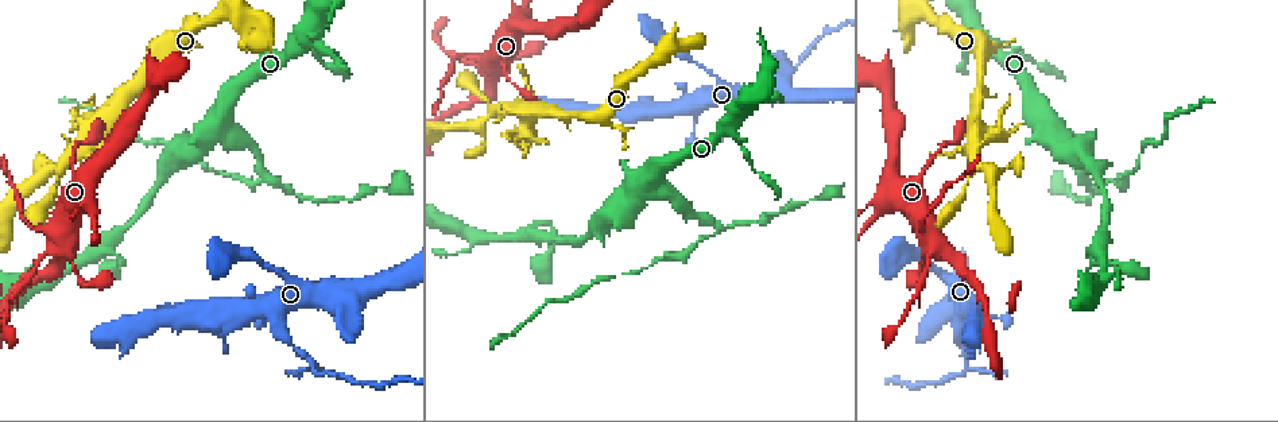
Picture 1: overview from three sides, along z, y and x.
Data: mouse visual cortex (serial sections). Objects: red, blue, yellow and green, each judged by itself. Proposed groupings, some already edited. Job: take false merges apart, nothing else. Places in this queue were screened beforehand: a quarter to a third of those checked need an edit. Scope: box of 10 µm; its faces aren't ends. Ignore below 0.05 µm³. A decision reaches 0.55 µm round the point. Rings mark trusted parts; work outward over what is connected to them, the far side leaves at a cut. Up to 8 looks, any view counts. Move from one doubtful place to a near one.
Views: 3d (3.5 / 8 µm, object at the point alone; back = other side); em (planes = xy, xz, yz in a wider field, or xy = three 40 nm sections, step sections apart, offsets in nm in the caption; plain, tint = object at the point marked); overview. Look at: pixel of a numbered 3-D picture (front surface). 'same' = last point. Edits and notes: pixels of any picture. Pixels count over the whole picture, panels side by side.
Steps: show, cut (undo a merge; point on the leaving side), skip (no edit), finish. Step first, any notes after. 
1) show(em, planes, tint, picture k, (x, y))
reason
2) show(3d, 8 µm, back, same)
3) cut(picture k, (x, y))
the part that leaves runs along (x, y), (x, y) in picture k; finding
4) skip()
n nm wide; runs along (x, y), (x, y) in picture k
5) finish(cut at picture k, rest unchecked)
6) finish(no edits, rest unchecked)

show(3d, 3.5 µm, picture 1, (918, 274))
narrows sharply

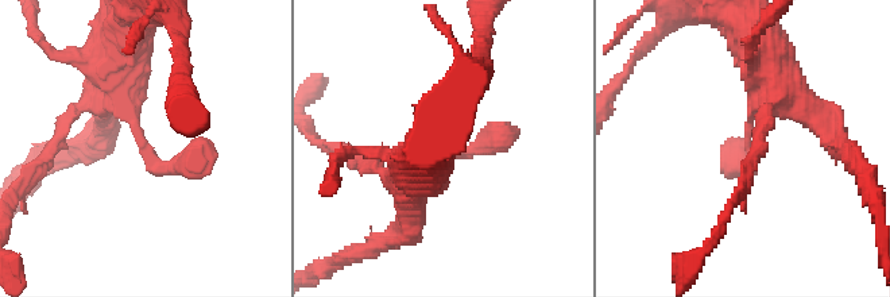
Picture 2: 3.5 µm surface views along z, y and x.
show(em, xy, step 2, tint, picture 2, (143, 146))
need the tissue

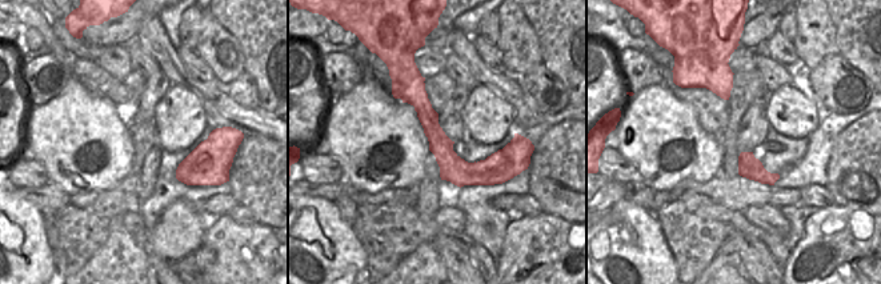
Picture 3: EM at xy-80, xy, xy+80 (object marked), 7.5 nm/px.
skip()
200 nm wide; runs along (395, 86), (463, 170), (507, 151) in picture 3; one cell here

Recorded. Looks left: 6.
show(3d, 3.5 µm, picture 1, (975, 131))
arms part here

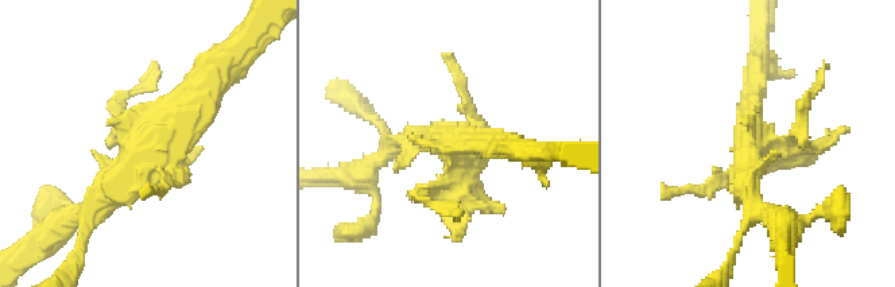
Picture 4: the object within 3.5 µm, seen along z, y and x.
show(em, planes, tint, picture 4, (754, 144))

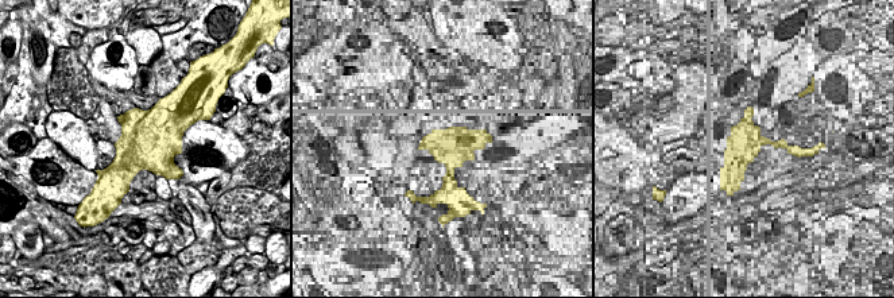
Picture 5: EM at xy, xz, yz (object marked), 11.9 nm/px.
skip()
runs along (212, 78), (212, 86), (88, 210) in picture 4; continuous, no second cell

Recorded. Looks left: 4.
show(3d, 3.5 µm, picture 1, (285, 339))
calibre changes

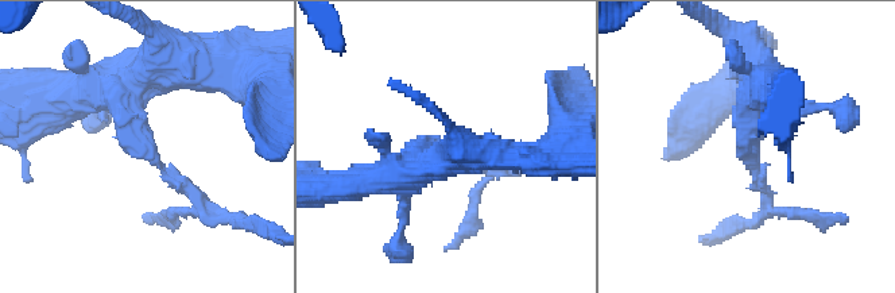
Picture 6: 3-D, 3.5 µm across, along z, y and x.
show(em, planes, tint, picture 6, (145, 147))
arms of 150, 350 nm; shape alone is not enough

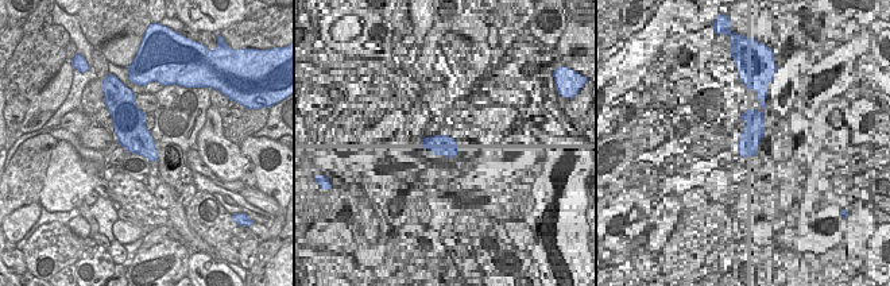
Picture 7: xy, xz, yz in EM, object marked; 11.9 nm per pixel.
cut(picture 6, (473, 207))
380 nm wide; the part that leaves runs along (175, 181), (212, 218), (274, 230) in picture 6; a second cell is stuck on

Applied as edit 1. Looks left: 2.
finish(cut at picture 6, rest unchecked)

